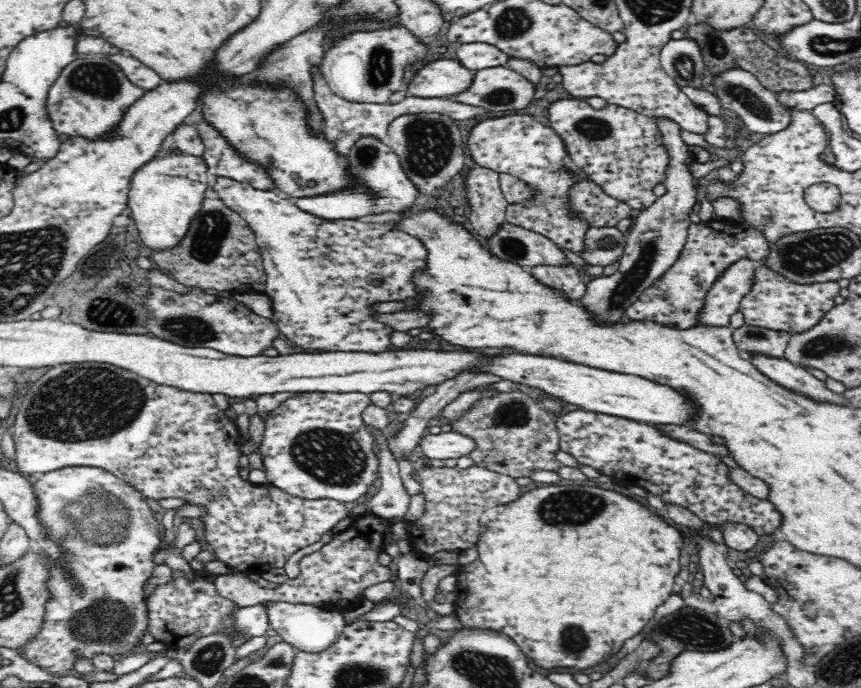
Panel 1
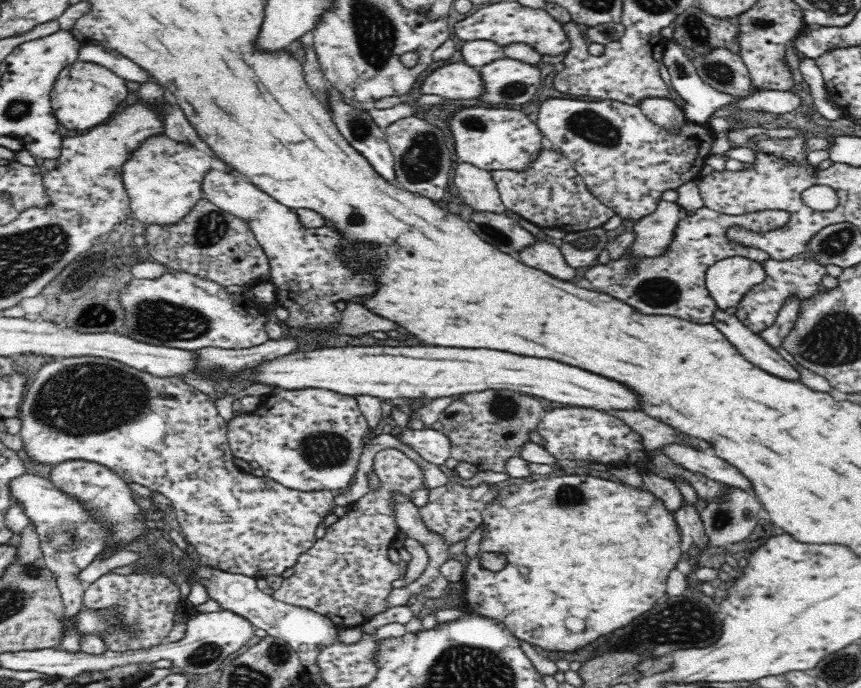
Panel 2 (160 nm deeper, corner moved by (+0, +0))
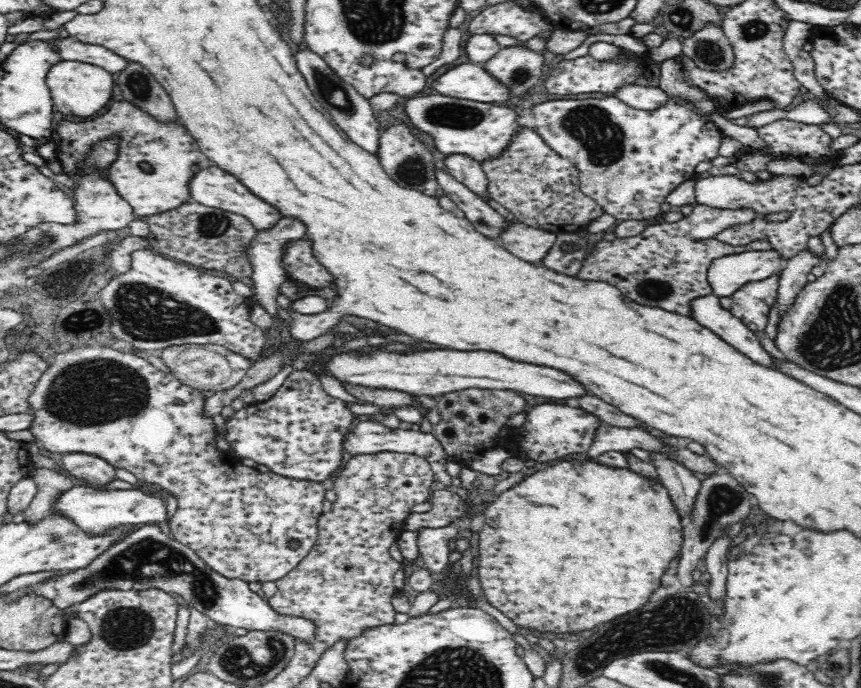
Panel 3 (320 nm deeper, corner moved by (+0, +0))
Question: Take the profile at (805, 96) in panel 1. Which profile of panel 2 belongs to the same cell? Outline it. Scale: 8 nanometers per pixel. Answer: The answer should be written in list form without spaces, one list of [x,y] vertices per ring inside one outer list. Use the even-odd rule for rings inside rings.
[[[756,90],[750,96],[744,96],[735,102],[736,107],[745,112],[773,112],[784,114],[800,106],[800,98],[794,91]]]

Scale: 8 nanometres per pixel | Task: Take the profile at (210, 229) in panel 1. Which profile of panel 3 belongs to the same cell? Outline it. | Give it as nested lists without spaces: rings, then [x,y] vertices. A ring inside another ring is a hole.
[[[189,201],[172,210],[148,216],[144,220],[149,227],[145,239],[150,250],[202,270],[219,272],[226,277],[232,276],[237,280],[251,276],[252,265],[244,257],[244,250],[252,242],[252,236],[256,234],[257,228],[254,228],[249,218]]]

